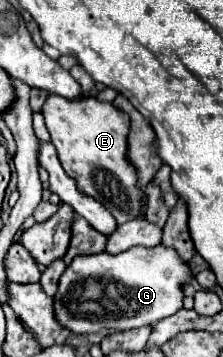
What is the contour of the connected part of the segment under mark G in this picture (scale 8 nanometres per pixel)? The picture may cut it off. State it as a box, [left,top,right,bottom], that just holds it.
[55,246,191,334]

